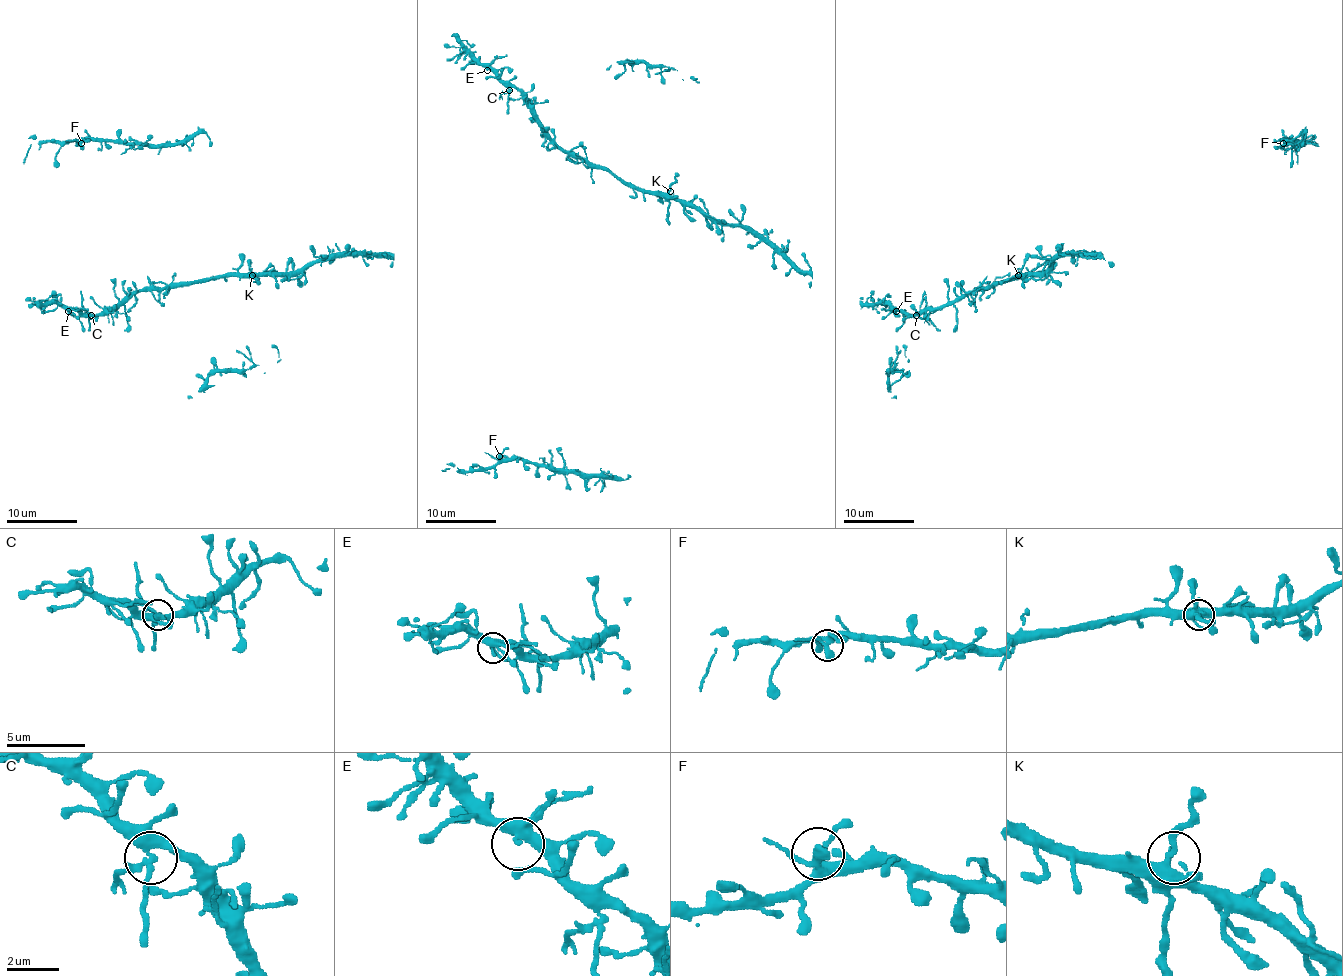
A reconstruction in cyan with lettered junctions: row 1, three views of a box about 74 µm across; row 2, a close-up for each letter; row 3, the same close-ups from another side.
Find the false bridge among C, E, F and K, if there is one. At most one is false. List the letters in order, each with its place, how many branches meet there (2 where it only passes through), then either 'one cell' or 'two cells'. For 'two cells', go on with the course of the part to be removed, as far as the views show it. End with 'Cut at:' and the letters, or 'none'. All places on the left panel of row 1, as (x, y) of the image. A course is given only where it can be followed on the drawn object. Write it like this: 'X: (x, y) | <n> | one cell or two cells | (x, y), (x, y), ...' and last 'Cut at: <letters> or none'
C: (91, 315) | 4 | two cells | (91, 314), (88, 330)
E: (68, 311) | 3 | one cell
F: (81, 143) | 4 | one cell
K: (252, 275) | 5 | one cell
Cut at: C

